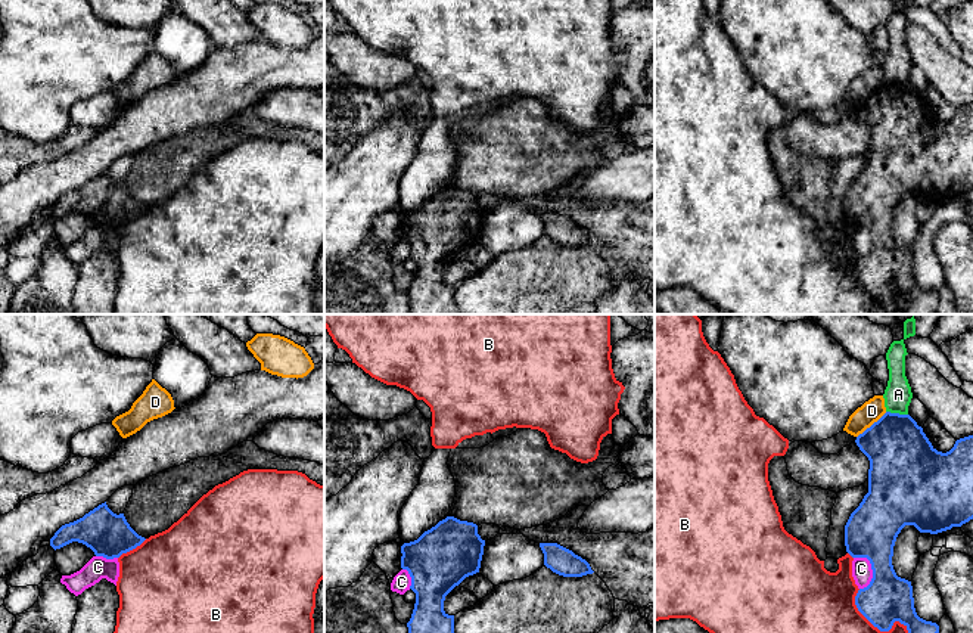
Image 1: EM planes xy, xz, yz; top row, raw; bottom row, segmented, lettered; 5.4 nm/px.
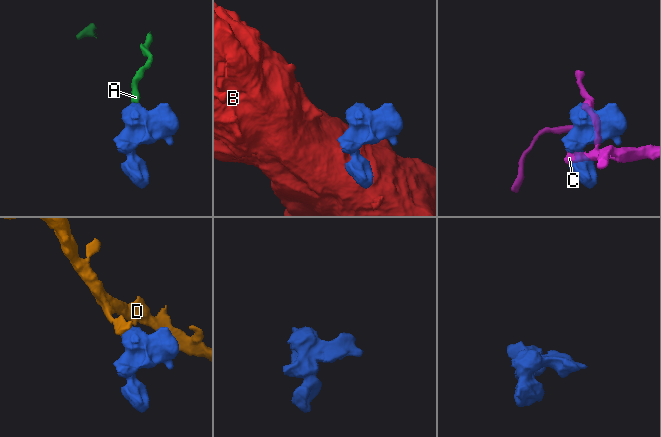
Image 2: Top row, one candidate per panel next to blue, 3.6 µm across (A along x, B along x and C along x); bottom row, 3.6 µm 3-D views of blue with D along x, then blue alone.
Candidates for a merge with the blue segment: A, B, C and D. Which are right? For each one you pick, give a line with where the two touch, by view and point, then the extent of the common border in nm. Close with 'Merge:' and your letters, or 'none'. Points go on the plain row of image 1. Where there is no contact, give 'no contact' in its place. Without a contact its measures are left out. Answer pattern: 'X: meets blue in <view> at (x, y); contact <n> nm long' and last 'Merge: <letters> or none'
Merge: none

